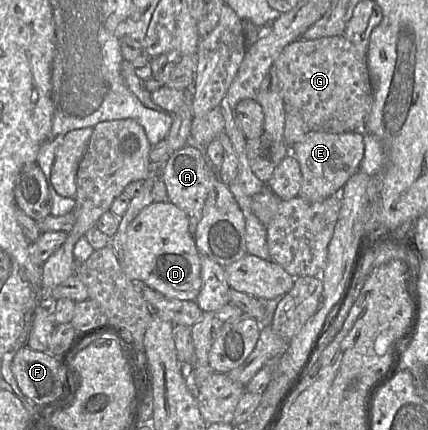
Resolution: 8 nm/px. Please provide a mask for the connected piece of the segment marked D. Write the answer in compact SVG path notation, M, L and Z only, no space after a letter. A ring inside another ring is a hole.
M154 201L146 206L128 226L121 267L131 281L146 285L165 297L195 300L202 286L201 254L189 231L185 213L170 201Z

